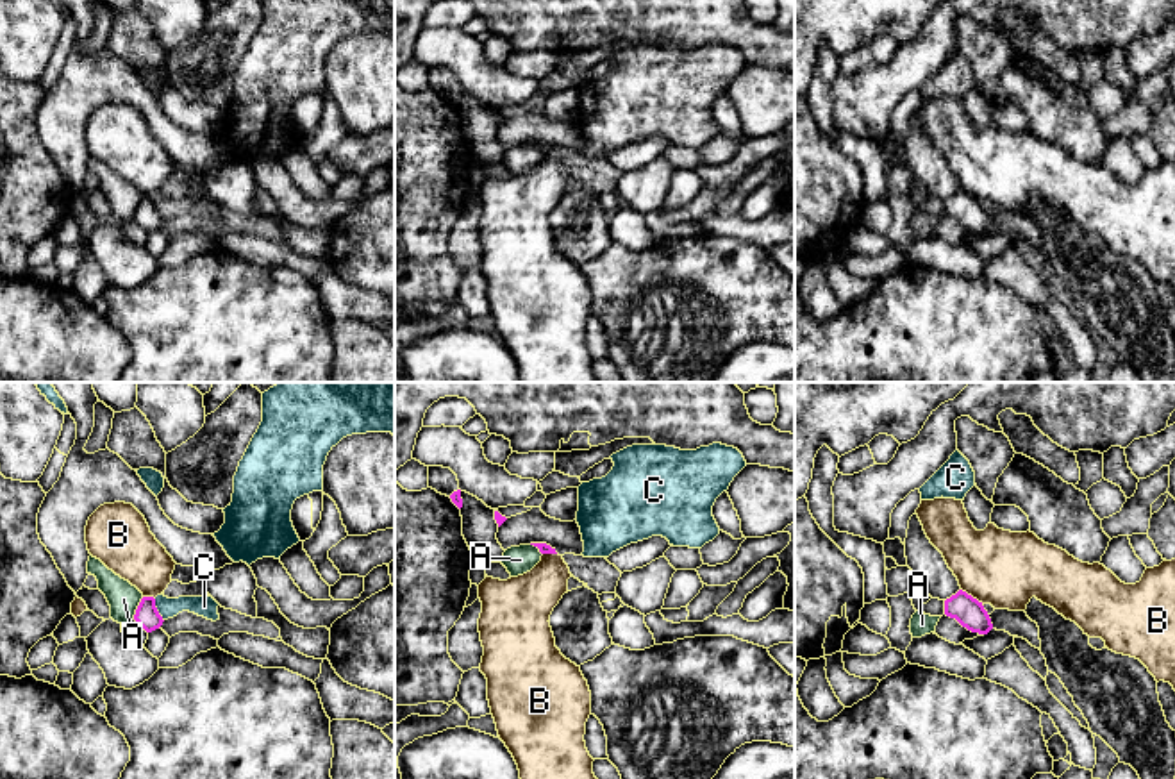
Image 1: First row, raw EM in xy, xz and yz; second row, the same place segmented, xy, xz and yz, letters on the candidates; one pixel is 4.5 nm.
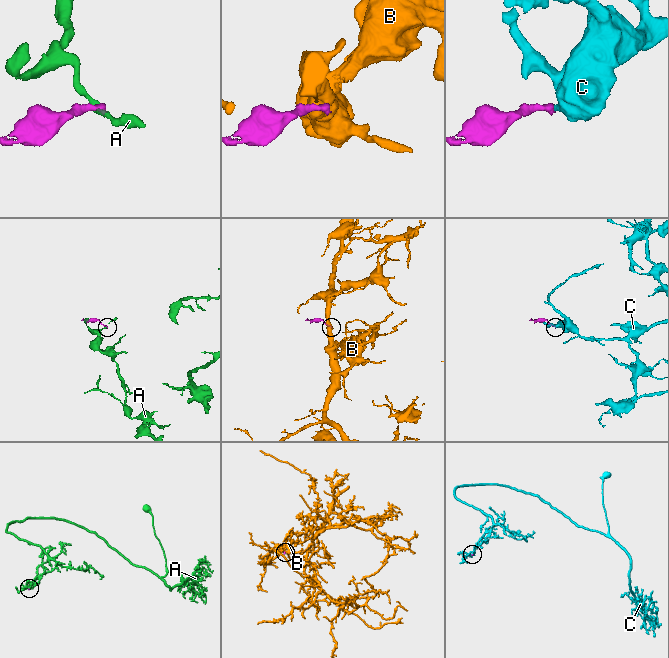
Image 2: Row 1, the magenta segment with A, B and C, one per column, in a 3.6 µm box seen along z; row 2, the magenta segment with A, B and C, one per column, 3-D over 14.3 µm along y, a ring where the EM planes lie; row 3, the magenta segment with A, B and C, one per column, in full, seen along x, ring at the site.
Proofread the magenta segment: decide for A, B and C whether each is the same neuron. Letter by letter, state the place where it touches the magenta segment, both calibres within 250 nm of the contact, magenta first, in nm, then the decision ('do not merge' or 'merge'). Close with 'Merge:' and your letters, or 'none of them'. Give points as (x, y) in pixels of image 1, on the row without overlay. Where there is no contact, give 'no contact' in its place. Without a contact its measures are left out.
A: xy (138, 208) | 110/140 nm | do not merge
B: yz (970, 195) | 140/340 nm | do not merge
C: xy (156, 209) | 110/100 nm | do not merge
Merge: none of them

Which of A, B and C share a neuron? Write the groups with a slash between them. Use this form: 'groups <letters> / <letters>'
groups A / B / C

